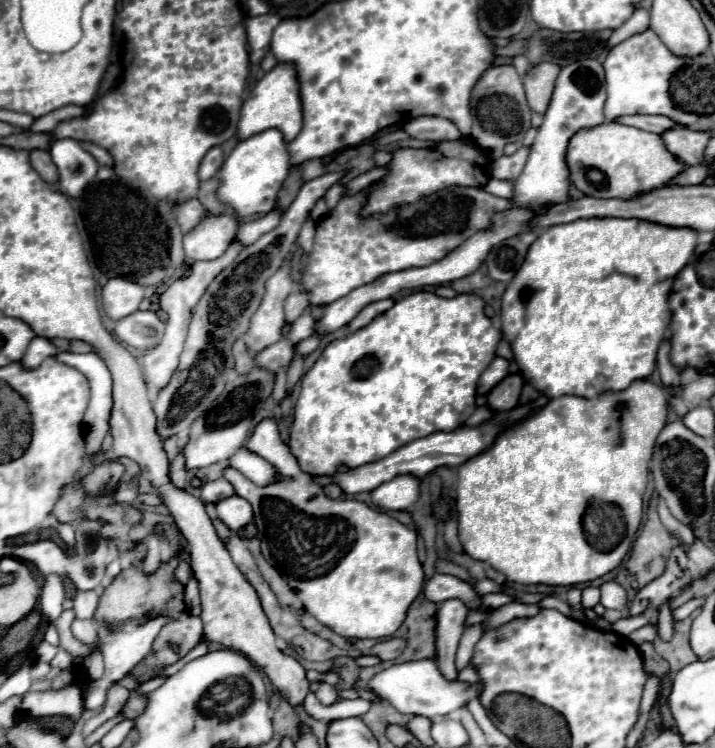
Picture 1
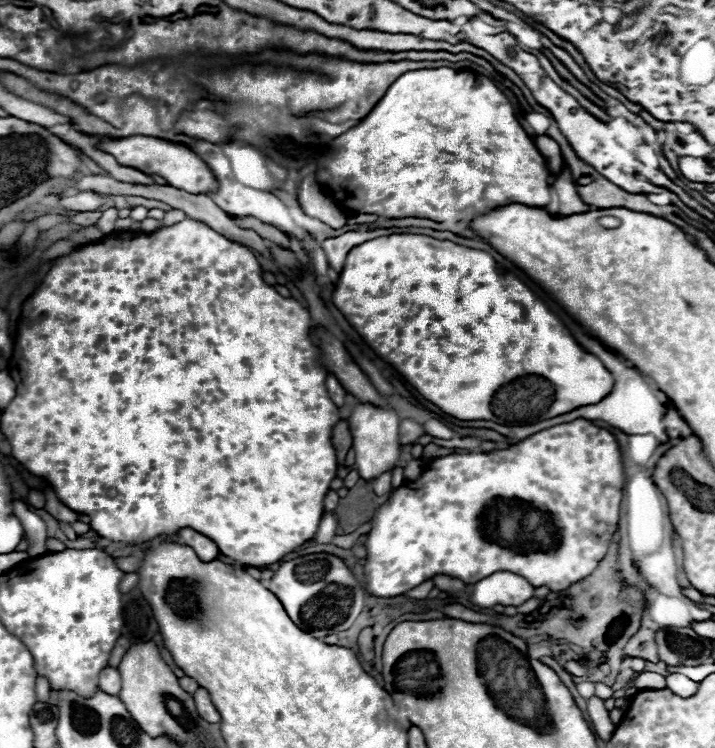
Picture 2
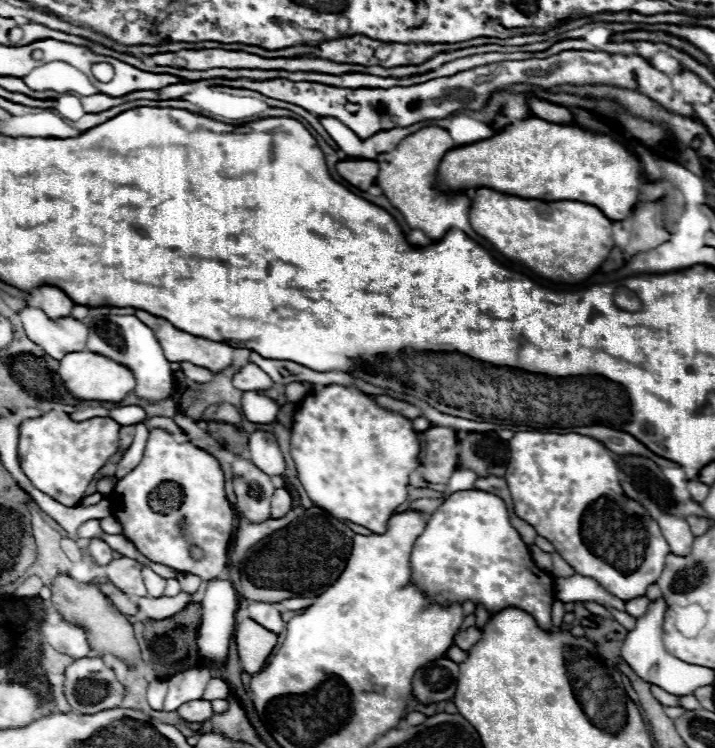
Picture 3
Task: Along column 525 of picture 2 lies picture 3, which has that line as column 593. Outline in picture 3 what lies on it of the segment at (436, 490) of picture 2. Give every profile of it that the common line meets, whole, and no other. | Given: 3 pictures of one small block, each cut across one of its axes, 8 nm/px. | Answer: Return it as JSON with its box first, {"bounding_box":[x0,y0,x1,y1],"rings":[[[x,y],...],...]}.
{"bounding_box":[504,432,670,600],"rings":[[[516,432],[514,438],[510,438],[510,462],[504,478],[512,494],[516,516],[534,526],[540,536],[550,540],[556,552],[576,570],[576,574],[596,578],[610,594],[616,594],[622,600],[644,596],[648,586],[660,578],[664,560],[670,554],[668,542],[650,512],[640,502],[624,494],[616,462],[604,444],[582,434]]]}

